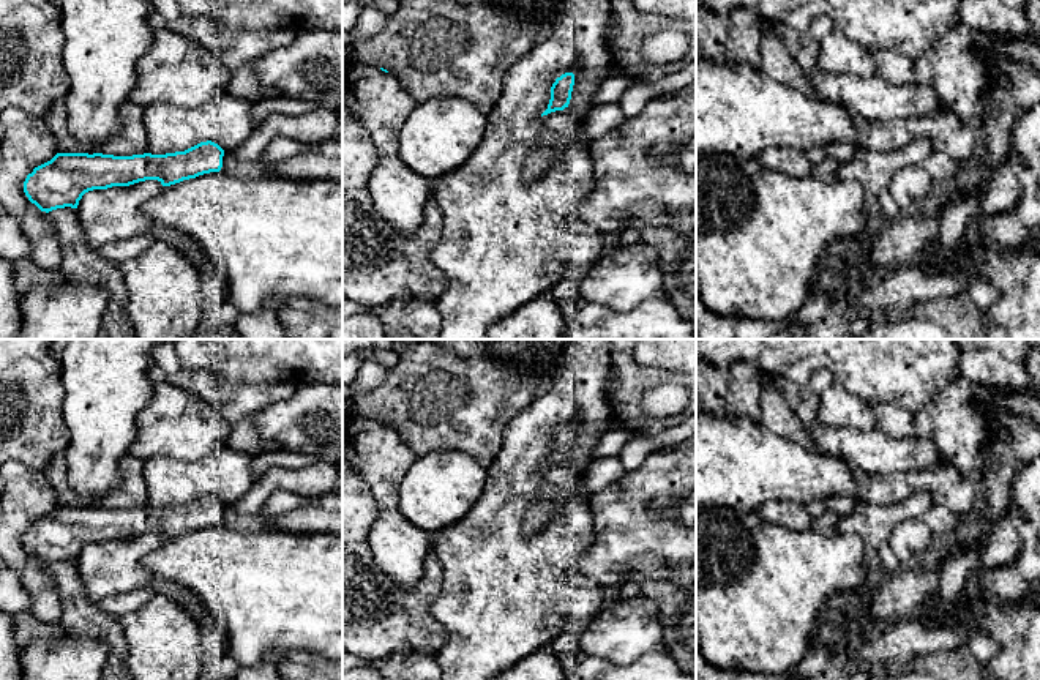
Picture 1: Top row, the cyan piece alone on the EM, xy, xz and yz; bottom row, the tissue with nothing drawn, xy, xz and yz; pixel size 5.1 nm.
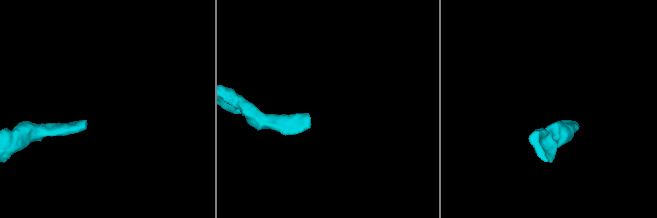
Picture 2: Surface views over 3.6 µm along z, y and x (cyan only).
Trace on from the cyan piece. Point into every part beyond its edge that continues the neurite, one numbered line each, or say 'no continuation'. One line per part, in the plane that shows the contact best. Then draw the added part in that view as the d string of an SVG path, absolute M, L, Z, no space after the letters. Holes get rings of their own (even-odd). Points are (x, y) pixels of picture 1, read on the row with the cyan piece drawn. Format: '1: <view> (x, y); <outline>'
1: xy (258, 169); M224 151L221 170L234 177L249 180L281 178L276 172L276 163L265 163L260 159L241 161L235 158L232 151Z

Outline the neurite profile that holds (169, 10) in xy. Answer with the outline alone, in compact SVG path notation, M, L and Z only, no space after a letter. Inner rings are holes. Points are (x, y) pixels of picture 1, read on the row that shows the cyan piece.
M153 0L153 9L166 21L175 21L181 16L178 0Z

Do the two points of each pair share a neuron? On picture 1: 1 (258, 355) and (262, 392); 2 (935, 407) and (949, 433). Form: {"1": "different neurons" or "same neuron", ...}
{"1": "different neurons", "2": "same neuron"}

